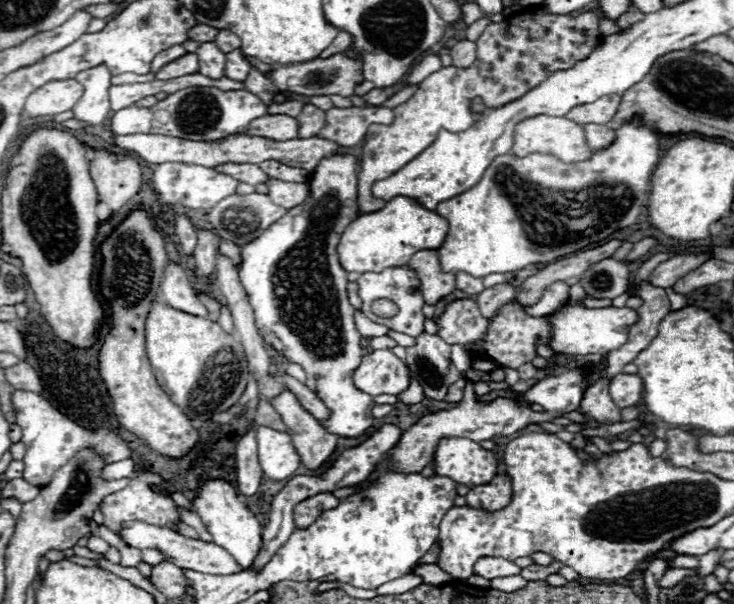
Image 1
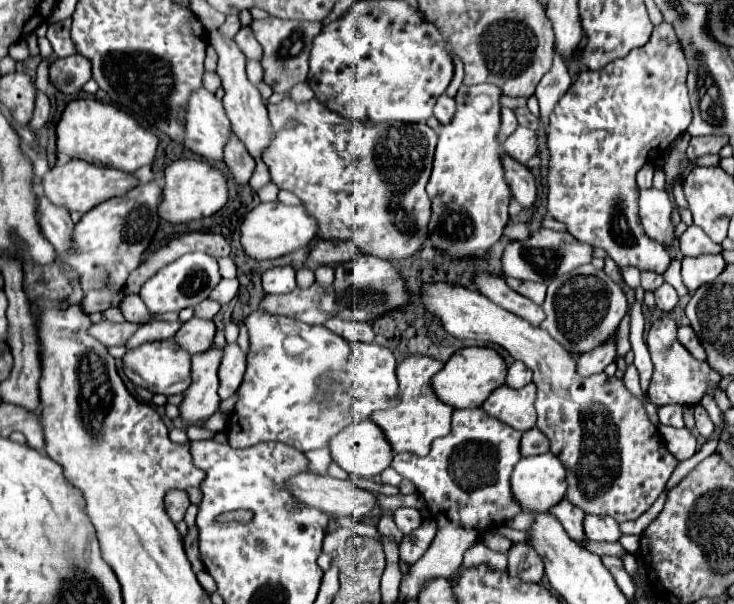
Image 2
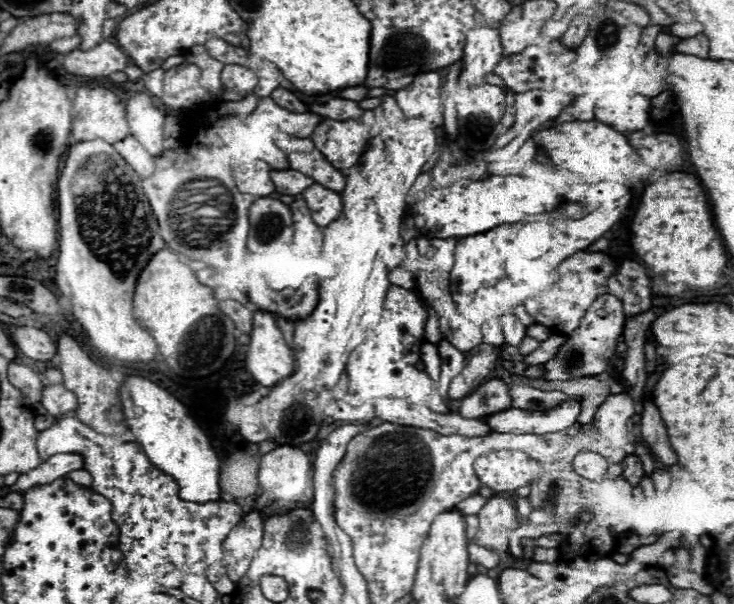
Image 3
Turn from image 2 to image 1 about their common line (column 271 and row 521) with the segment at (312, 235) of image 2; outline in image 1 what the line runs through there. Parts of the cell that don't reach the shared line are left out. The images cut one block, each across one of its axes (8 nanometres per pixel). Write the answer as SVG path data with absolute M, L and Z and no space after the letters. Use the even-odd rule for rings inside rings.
M206 480L202 482L200 496L194 500L194 510L212 534L212 542L234 554L238 566L242 570L248 570L254 564L258 552L262 550L262 526L258 518L246 508L246 504L240 502L236 490L226 480Z

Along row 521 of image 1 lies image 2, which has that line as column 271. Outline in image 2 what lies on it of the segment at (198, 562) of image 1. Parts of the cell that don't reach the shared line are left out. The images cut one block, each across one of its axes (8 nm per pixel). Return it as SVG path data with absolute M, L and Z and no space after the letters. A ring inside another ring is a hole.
M220 28L208 32L208 44L216 50L218 54L218 66L216 72L222 80L222 88L224 88L224 110L232 122L232 130L238 134L238 138L246 144L248 152L254 158L260 158L264 148L268 146L270 138L272 138L272 130L268 128L268 112L266 112L266 104L260 98L260 92L256 90L256 86L248 80L246 76L246 56L242 54L242 50L238 48L238 44L224 36Z

